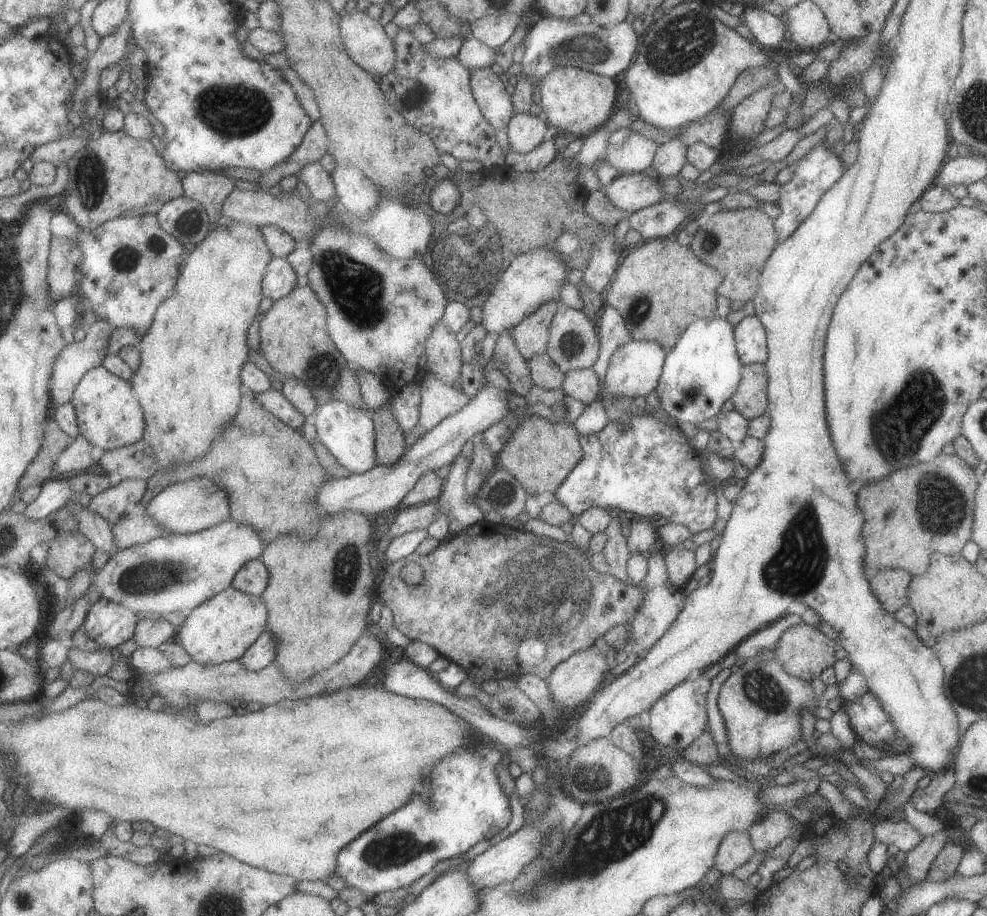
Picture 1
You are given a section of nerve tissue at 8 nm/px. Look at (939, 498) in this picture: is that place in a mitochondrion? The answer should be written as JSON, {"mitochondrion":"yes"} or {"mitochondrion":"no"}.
{"mitochondrion":"yes"}

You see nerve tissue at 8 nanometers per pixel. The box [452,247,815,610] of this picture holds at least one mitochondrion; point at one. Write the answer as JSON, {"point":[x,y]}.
{"point":[640,309]}

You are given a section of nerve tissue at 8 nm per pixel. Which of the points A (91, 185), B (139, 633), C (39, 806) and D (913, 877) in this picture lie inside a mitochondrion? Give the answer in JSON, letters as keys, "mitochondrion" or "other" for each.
{"A":"mitochondrion","B":"other","C":"other","D":"other"}

